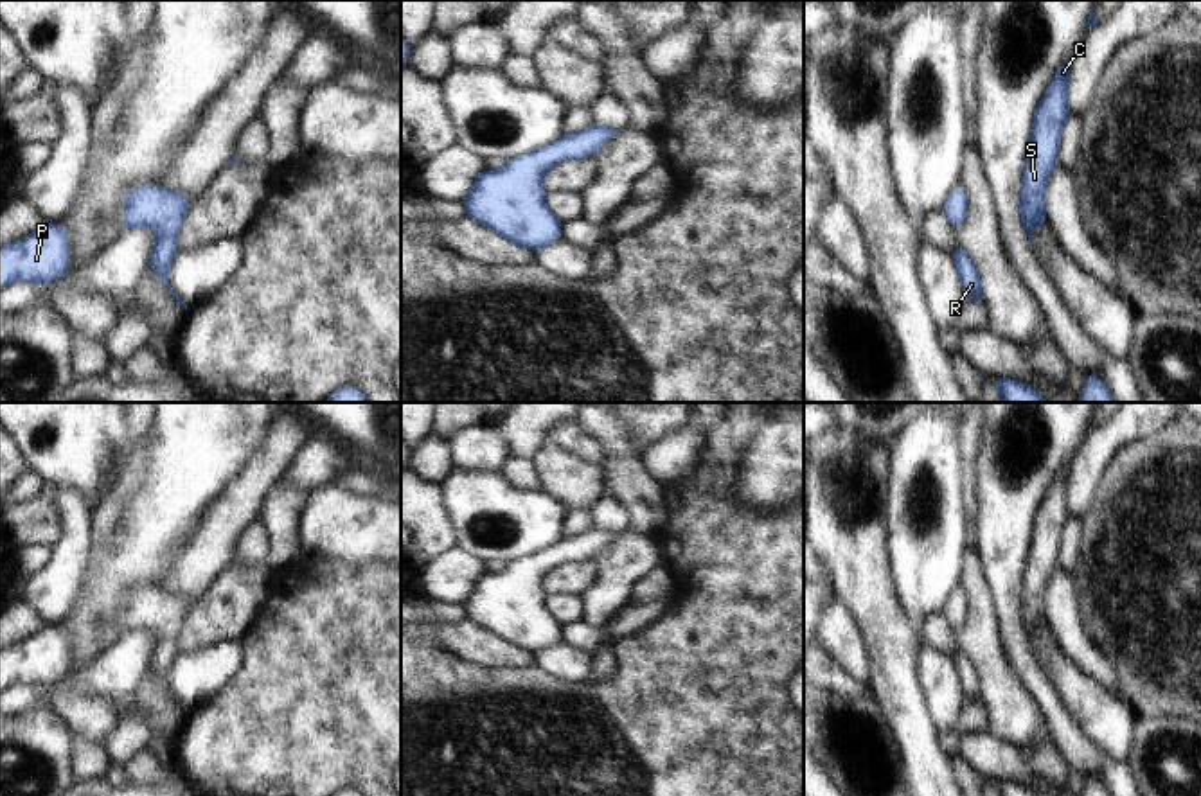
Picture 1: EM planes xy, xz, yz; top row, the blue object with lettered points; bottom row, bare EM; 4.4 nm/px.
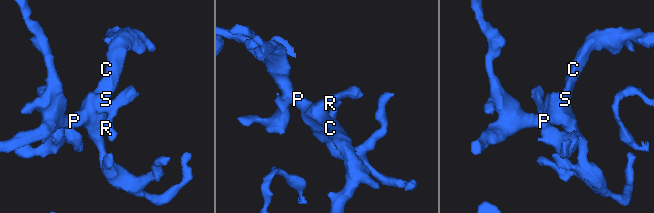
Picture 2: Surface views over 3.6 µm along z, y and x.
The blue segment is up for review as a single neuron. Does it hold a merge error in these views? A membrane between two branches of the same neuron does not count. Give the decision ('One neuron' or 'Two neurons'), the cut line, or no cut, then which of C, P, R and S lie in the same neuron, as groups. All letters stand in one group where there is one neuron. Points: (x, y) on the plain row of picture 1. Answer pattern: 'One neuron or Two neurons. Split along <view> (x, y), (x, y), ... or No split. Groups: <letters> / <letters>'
One neuron. No split. Groups: C P R S.

